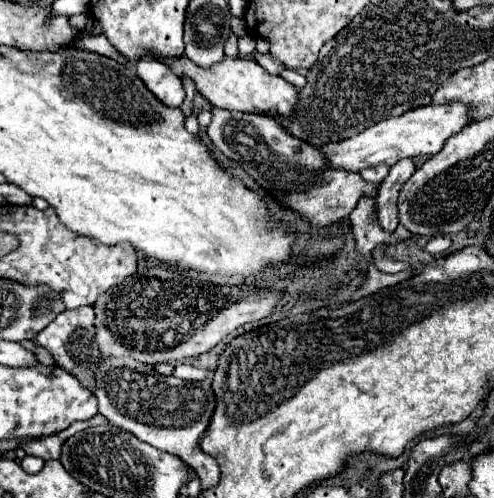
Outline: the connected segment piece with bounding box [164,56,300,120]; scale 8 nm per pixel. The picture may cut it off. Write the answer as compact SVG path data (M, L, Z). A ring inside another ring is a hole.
M186 56L164 60L168 62L176 76L190 76L196 82L196 90L216 108L224 110L236 110L236 112L252 112L252 114L266 114L266 116L282 116L288 120L288 116L294 114L294 104L300 100L300 92L296 86L286 82L282 76L268 74L258 62L246 60L246 58L224 58L220 64L214 64L210 68L200 68Z

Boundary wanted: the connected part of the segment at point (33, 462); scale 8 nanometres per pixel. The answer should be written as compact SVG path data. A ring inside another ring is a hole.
M24 456L22 462L20 462L20 466L22 466L22 470L26 474L38 474L42 470L42 466L44 466L44 460L36 458L36 456Z

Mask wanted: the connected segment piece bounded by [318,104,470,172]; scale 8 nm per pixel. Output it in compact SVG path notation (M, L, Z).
M428 104L428 106L408 110L402 116L382 120L382 122L358 132L352 138L324 144L318 150L324 156L324 168L344 168L348 172L360 172L362 168L378 166L384 162L388 166L392 166L402 158L432 156L432 154L440 152L444 142L452 134L460 132L468 122L470 122L468 106L464 106L464 104L444 104L444 106Z

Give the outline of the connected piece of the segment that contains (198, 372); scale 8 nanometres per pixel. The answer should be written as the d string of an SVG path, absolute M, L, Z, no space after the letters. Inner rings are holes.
M178 364L172 372L172 376L176 378L184 378L184 380L204 380L208 374L212 374L214 370L202 370L202 368L196 368L192 364Z

